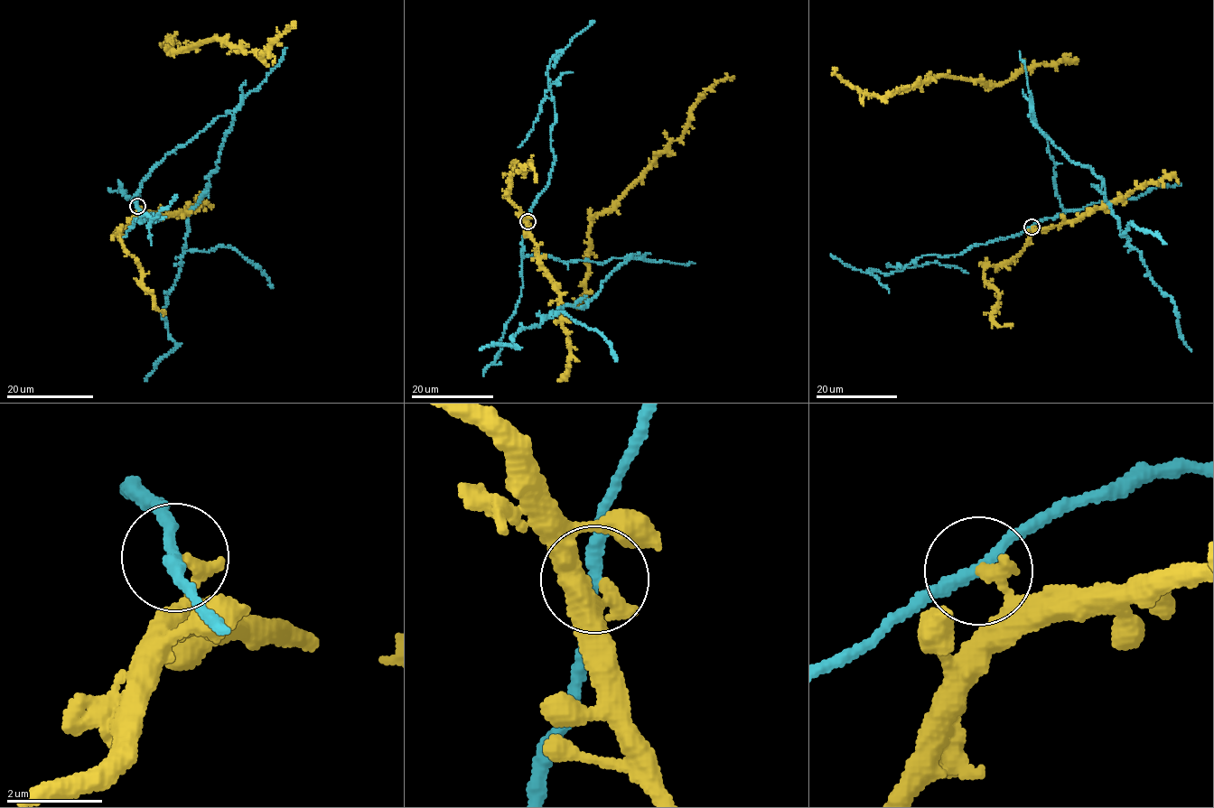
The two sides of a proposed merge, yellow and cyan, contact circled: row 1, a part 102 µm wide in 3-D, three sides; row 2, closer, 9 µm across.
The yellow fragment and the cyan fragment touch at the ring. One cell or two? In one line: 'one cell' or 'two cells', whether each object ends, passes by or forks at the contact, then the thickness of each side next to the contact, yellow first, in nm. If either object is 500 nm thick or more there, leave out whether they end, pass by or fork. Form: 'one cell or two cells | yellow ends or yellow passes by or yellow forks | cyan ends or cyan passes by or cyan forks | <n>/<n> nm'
two cells | yellow ends | cyan passes by | 280/240 nm

